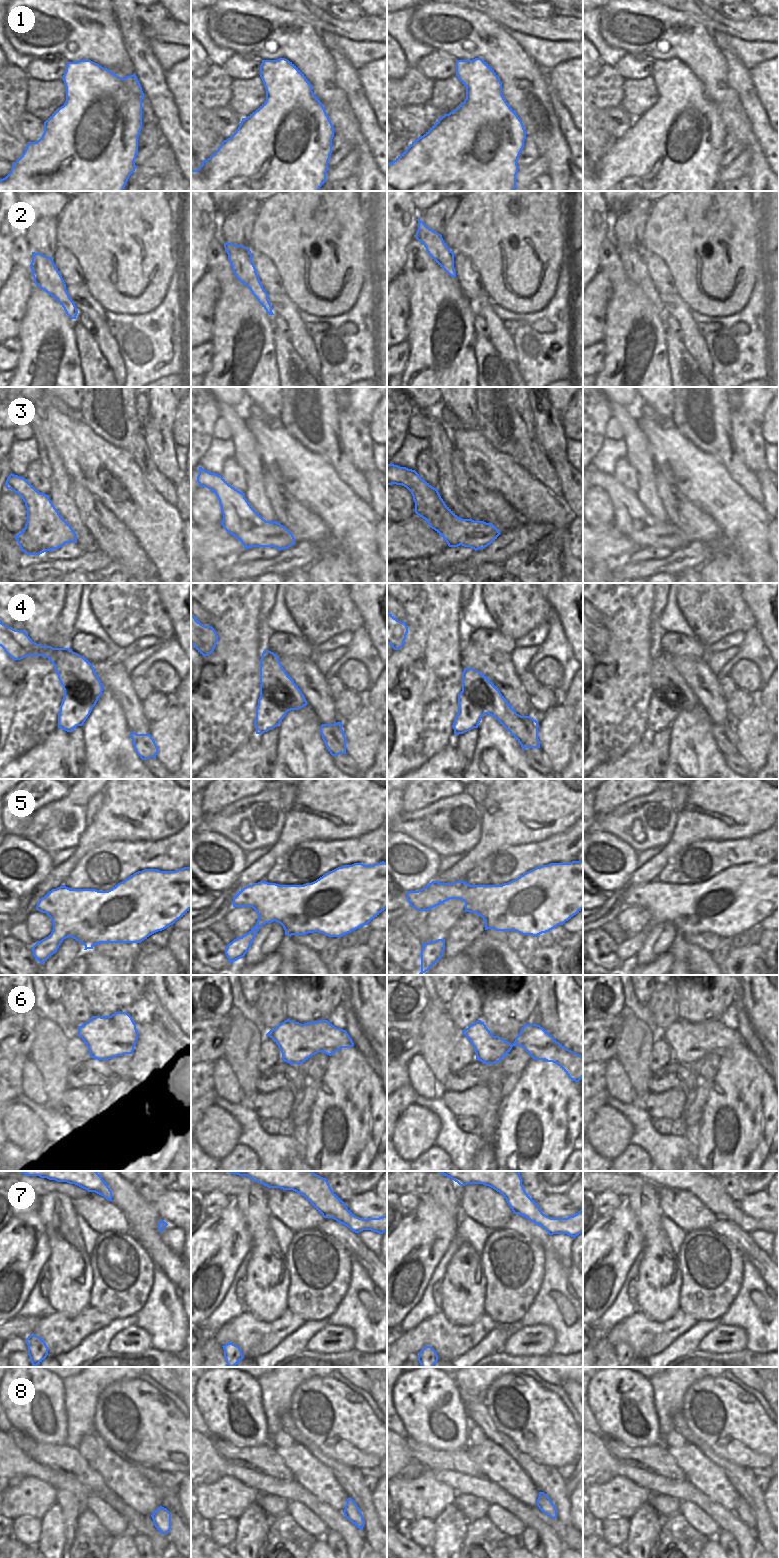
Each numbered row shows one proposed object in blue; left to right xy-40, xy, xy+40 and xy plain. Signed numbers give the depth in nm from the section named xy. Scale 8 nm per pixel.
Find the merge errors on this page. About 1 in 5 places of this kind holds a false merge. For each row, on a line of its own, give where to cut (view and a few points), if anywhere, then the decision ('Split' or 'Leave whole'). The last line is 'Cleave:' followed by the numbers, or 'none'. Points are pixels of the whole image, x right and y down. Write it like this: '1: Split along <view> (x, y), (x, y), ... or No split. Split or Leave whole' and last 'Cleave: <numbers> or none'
1: No split. Leave whole
2: No split. Leave whole
3: No split. Leave whole
4: Split along xy (263, 677), (269, 697), (277, 684), (294, 696), (287, 711). Split
5: No split. Leave whole
6: No split. Leave whole
7: No split. Leave whole
8: No split. Leave whole
Cleave: 4

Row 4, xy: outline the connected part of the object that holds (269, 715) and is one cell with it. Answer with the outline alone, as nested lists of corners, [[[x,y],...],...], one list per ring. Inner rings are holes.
[[[263,678],[260,684],[260,697],[256,707],[256,719],[254,725],[256,734],[263,734],[277,727],[286,713],[285,708],[279,706],[284,703],[287,698],[294,698],[293,694],[289,694],[284,684],[277,684],[274,687],[274,697],[268,697],[268,678]]]

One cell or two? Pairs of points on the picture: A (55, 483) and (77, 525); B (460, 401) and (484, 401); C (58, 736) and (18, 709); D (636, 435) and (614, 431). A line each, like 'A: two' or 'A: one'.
A: one
B: two
C: two
D: two

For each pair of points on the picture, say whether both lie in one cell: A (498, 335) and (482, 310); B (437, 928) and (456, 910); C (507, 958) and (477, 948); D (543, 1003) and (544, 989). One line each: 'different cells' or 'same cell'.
A: same cell
B: same cell
C: same cell
D: same cell

